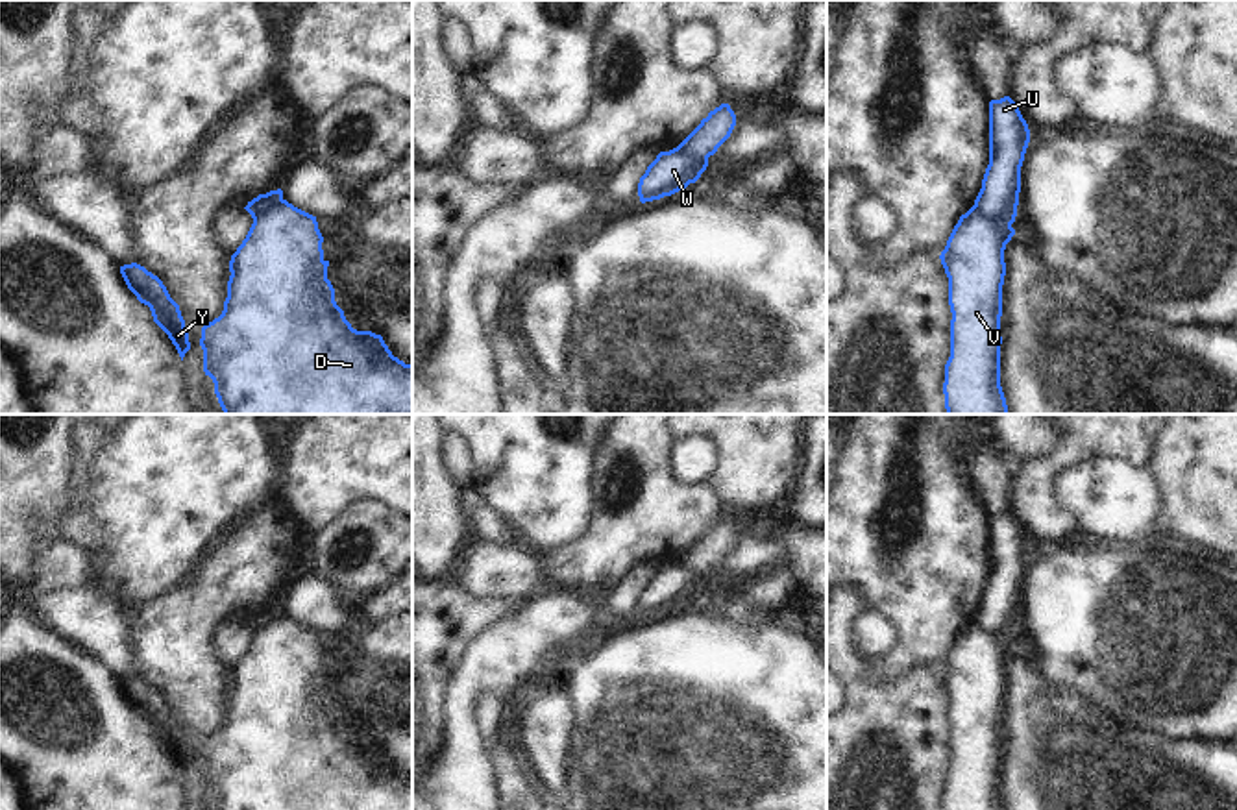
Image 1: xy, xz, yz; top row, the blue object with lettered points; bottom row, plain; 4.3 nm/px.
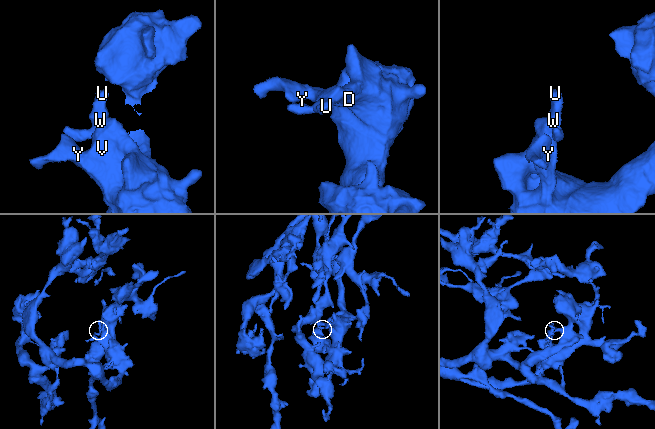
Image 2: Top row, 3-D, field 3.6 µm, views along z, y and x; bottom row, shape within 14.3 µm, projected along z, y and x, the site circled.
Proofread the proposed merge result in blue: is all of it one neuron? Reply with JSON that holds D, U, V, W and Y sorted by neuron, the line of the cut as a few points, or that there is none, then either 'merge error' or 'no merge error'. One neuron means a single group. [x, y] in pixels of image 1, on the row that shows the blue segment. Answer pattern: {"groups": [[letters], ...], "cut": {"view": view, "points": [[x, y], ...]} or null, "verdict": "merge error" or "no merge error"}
{"groups": [["D", "V", "Y"], ["U", "W"]], "cut": {"view": "yz", "points": [[973, 206], [995, 220], [1004, 230], [1008, 241]]}, "verdict": "merge error"}

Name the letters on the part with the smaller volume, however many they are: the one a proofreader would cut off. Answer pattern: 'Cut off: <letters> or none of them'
Cut off: U, W

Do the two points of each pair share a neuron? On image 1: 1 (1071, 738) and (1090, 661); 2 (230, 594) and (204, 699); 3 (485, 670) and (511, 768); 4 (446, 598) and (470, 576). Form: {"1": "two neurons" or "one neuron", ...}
{"1": "two neurons", "2": "one neuron", "3": "two neurons", "4": "two neurons"}

